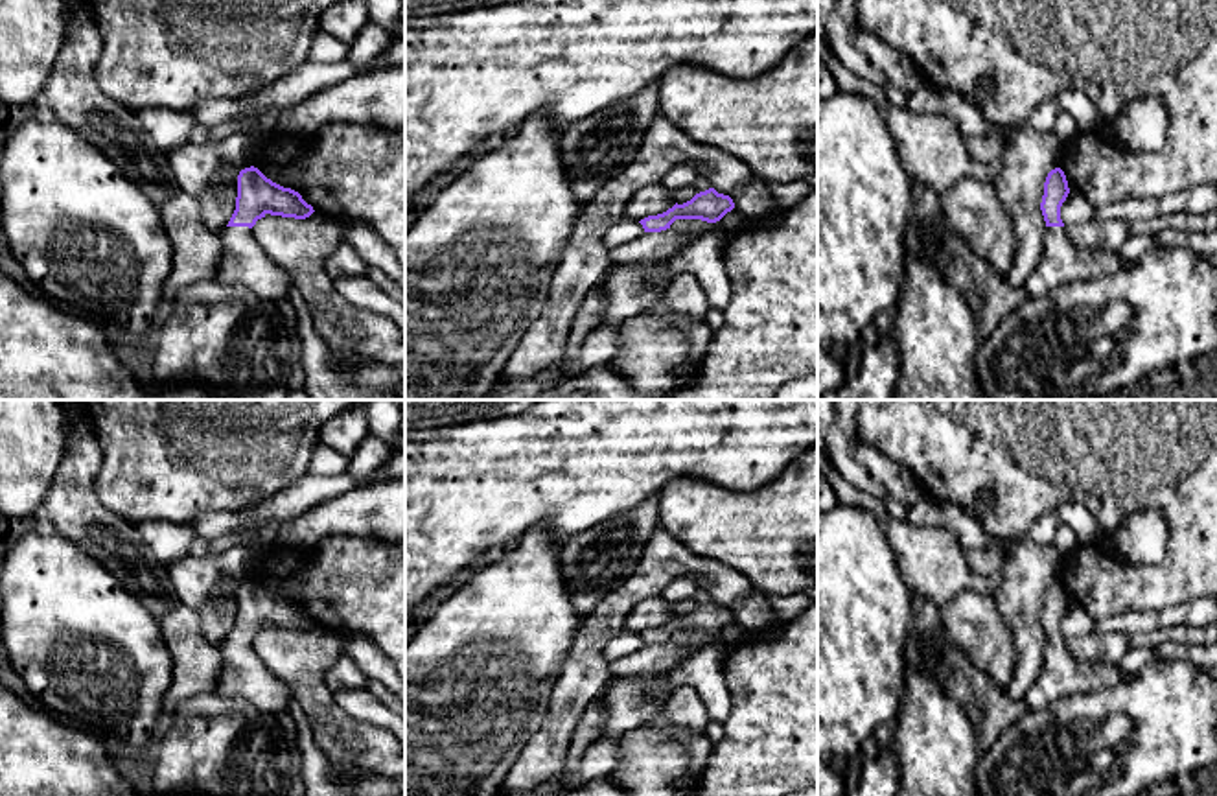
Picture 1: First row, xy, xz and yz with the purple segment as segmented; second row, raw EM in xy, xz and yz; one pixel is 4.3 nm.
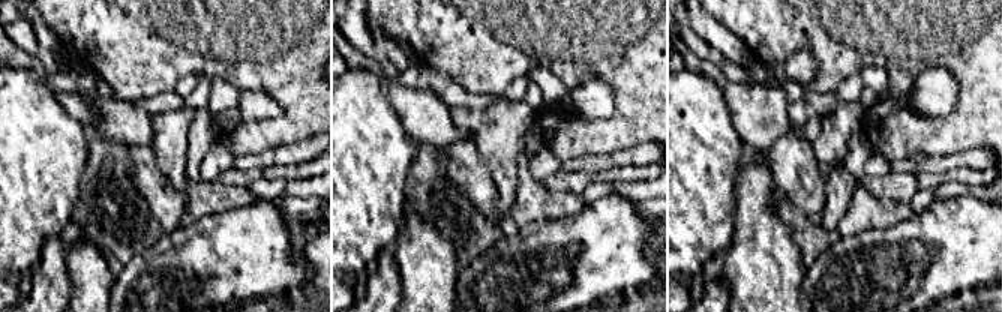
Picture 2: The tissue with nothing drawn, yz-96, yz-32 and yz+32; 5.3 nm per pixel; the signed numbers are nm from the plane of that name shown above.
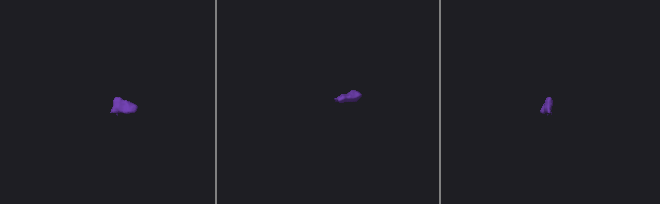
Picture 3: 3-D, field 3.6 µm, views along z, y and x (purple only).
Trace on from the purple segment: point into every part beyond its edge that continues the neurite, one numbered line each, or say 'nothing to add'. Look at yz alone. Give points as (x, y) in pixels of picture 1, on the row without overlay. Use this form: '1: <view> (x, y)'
1: yz (1063, 673)

